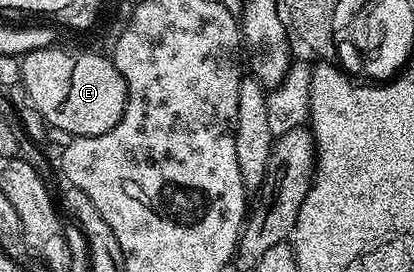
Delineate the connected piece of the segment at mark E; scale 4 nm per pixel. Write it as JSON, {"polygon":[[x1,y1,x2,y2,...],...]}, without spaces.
{"polygon":[[60,48,30,51,21,58,23,67,22,89,27,91,37,112,41,112,48,127,64,130,67,136,104,134,121,120,127,103,127,85,114,61,103,54,66,54]]}

